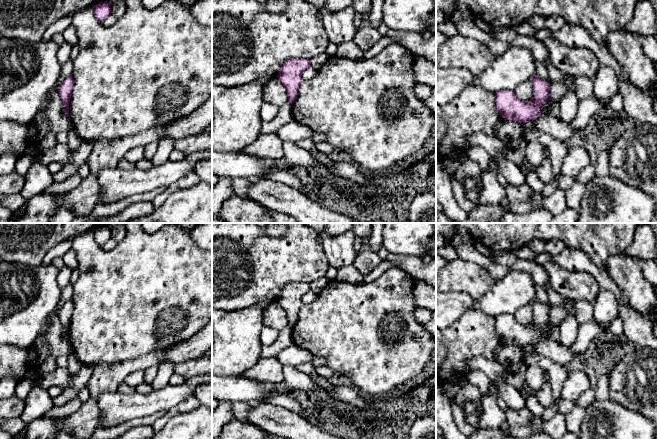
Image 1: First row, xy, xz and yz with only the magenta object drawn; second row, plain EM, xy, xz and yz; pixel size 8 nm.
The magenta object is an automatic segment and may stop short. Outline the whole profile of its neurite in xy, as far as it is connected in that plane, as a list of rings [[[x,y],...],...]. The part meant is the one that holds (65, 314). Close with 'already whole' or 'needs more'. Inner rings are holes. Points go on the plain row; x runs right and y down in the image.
[[[69,300],[63,305],[63,307],[60,309],[58,314],[63,329],[66,330],[64,338],[67,340],[69,340],[69,327],[70,327],[73,311],[74,311],[74,303],[72,300]]] | already whole

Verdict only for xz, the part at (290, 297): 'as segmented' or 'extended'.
as segmented

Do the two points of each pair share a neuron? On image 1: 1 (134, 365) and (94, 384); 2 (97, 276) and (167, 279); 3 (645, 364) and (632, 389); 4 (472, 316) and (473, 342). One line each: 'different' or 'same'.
1: same
2: same
3: same
4: same

